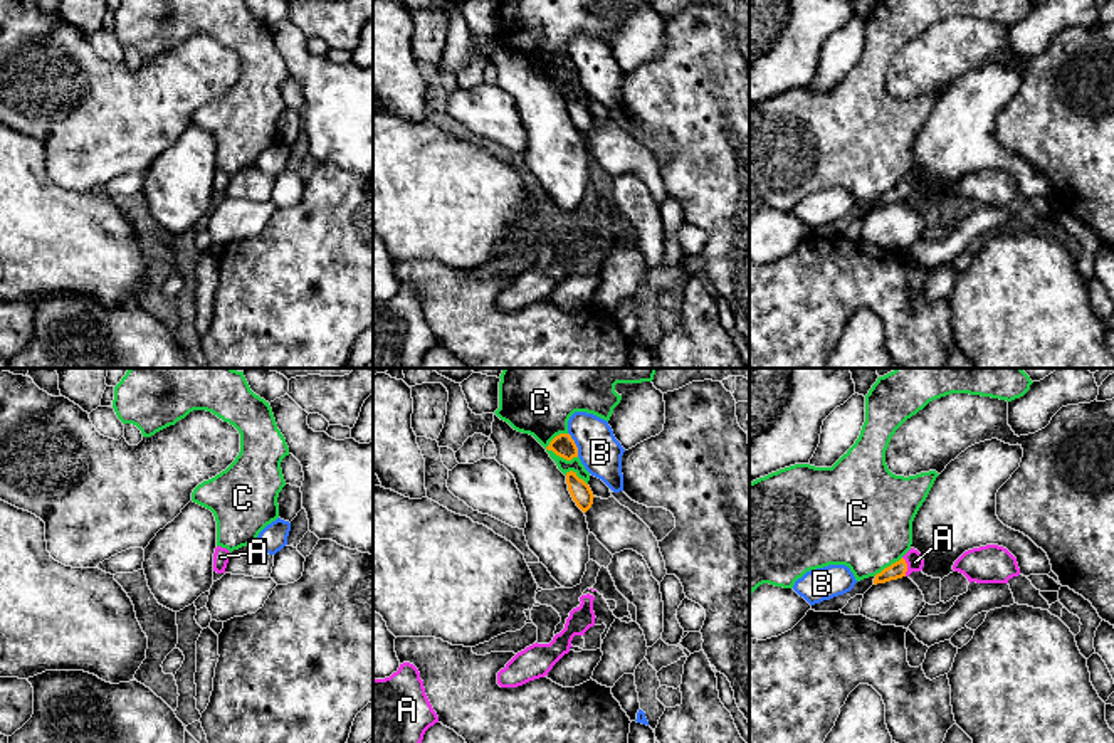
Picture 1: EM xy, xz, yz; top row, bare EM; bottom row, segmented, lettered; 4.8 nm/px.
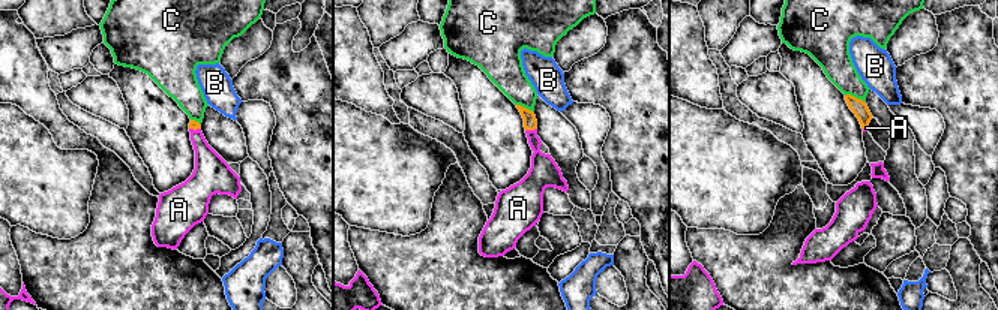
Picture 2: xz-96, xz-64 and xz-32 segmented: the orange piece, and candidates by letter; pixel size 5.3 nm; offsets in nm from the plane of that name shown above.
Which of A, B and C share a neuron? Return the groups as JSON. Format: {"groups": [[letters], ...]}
{"groups": [["A"], ["B"], ["C"]]}

